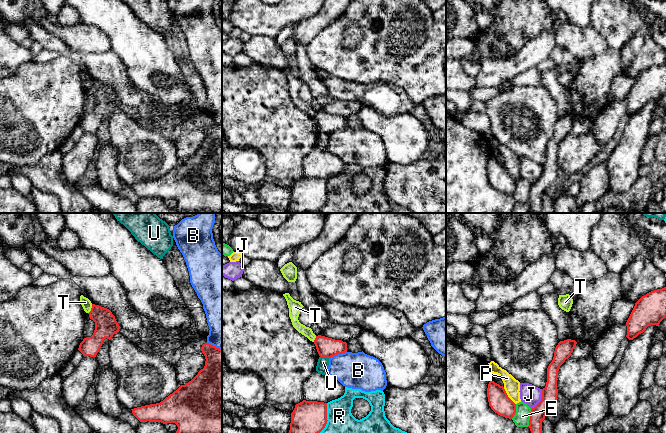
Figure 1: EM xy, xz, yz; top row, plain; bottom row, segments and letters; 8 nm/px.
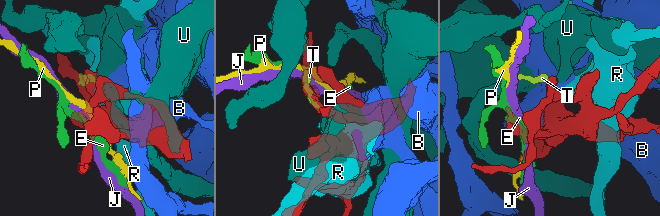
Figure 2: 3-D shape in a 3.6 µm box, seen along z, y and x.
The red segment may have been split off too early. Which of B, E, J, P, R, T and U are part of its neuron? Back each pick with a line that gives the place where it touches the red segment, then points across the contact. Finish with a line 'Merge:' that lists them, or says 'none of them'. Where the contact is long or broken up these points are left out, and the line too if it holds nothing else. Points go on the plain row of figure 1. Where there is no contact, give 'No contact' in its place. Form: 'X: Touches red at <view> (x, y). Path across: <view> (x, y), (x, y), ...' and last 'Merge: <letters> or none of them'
Merge: none of them

